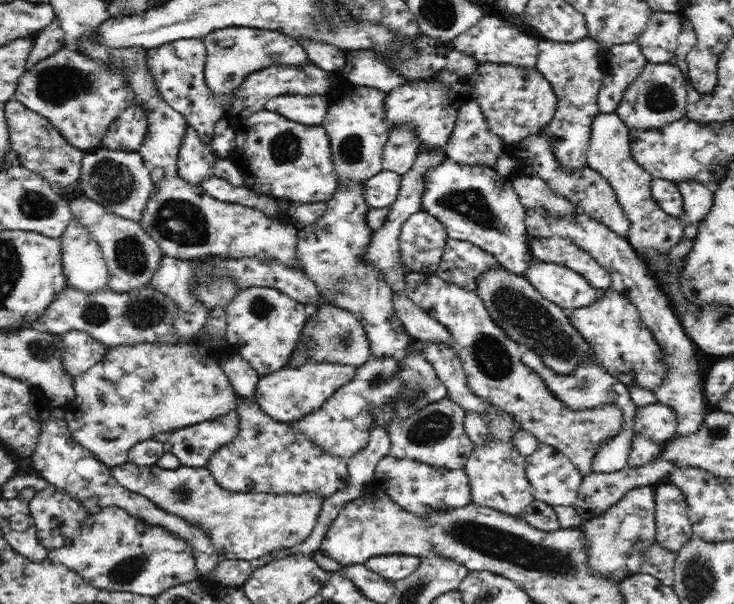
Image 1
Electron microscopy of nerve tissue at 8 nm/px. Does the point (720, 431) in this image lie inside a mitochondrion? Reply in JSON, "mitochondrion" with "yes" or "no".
{"mitochondrion":"yes"}

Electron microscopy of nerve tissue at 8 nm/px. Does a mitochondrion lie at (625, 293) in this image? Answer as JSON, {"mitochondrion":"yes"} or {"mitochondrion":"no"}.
{"mitochondrion":"no"}

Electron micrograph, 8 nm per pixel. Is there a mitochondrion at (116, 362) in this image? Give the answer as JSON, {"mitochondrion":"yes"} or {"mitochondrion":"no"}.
{"mitochondrion":"no"}

